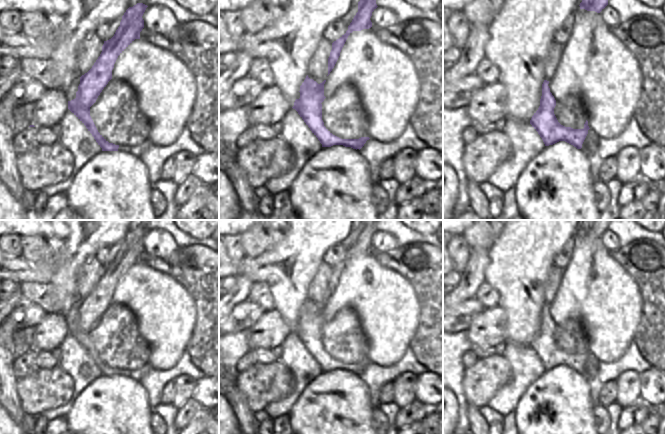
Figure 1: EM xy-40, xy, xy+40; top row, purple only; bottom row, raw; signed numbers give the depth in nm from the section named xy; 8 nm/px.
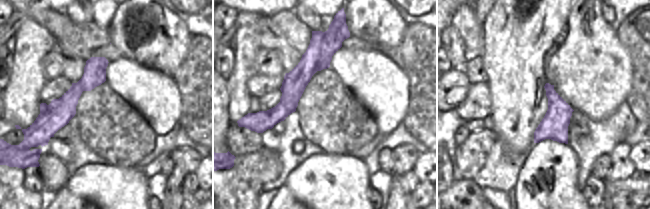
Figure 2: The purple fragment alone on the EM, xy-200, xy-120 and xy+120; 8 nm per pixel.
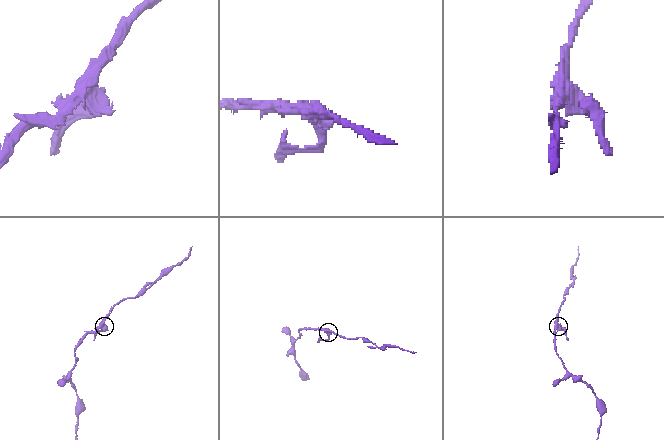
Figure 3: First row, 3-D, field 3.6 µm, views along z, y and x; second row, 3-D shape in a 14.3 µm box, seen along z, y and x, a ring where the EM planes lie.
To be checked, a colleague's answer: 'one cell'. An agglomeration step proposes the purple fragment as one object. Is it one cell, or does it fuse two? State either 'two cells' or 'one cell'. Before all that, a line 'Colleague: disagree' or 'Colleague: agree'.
Colleague: disagree
two cells

